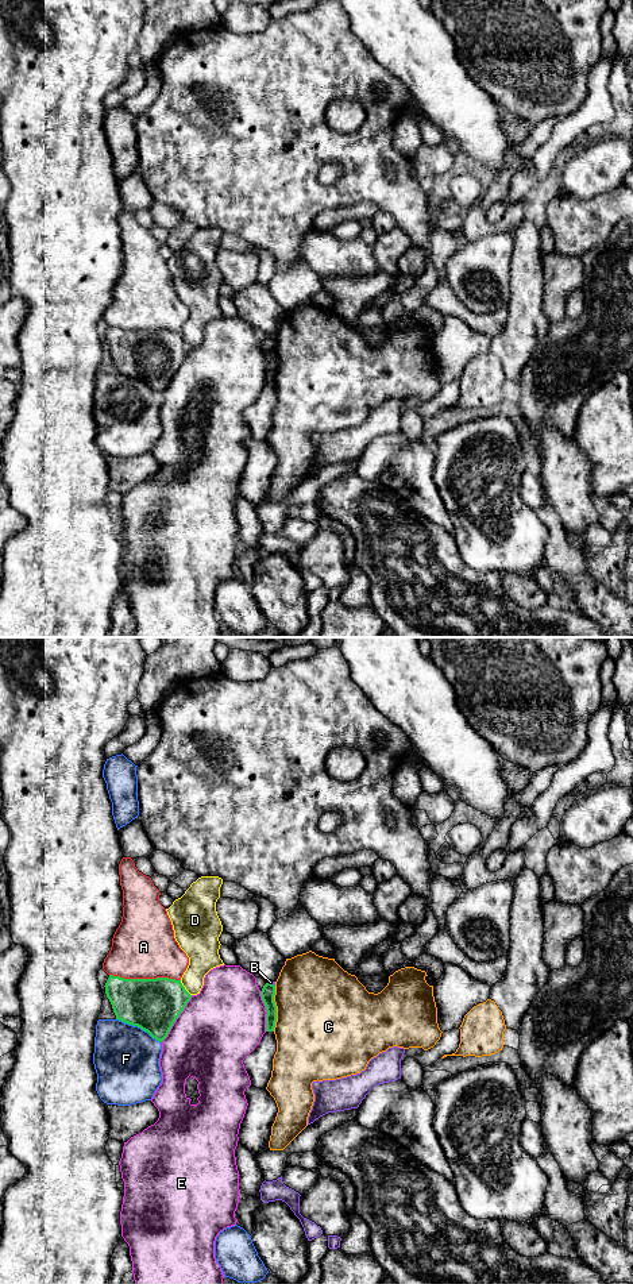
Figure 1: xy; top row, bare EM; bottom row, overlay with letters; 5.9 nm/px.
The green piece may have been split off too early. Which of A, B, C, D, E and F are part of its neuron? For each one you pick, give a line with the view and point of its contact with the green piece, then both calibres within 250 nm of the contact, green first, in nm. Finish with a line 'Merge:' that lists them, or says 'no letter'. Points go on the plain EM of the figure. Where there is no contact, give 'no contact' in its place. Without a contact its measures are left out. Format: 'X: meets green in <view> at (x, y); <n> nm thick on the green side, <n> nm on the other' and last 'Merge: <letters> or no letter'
Merge: no letter

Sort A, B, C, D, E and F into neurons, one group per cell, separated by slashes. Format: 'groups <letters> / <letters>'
groups A / B / C / D / E / F

